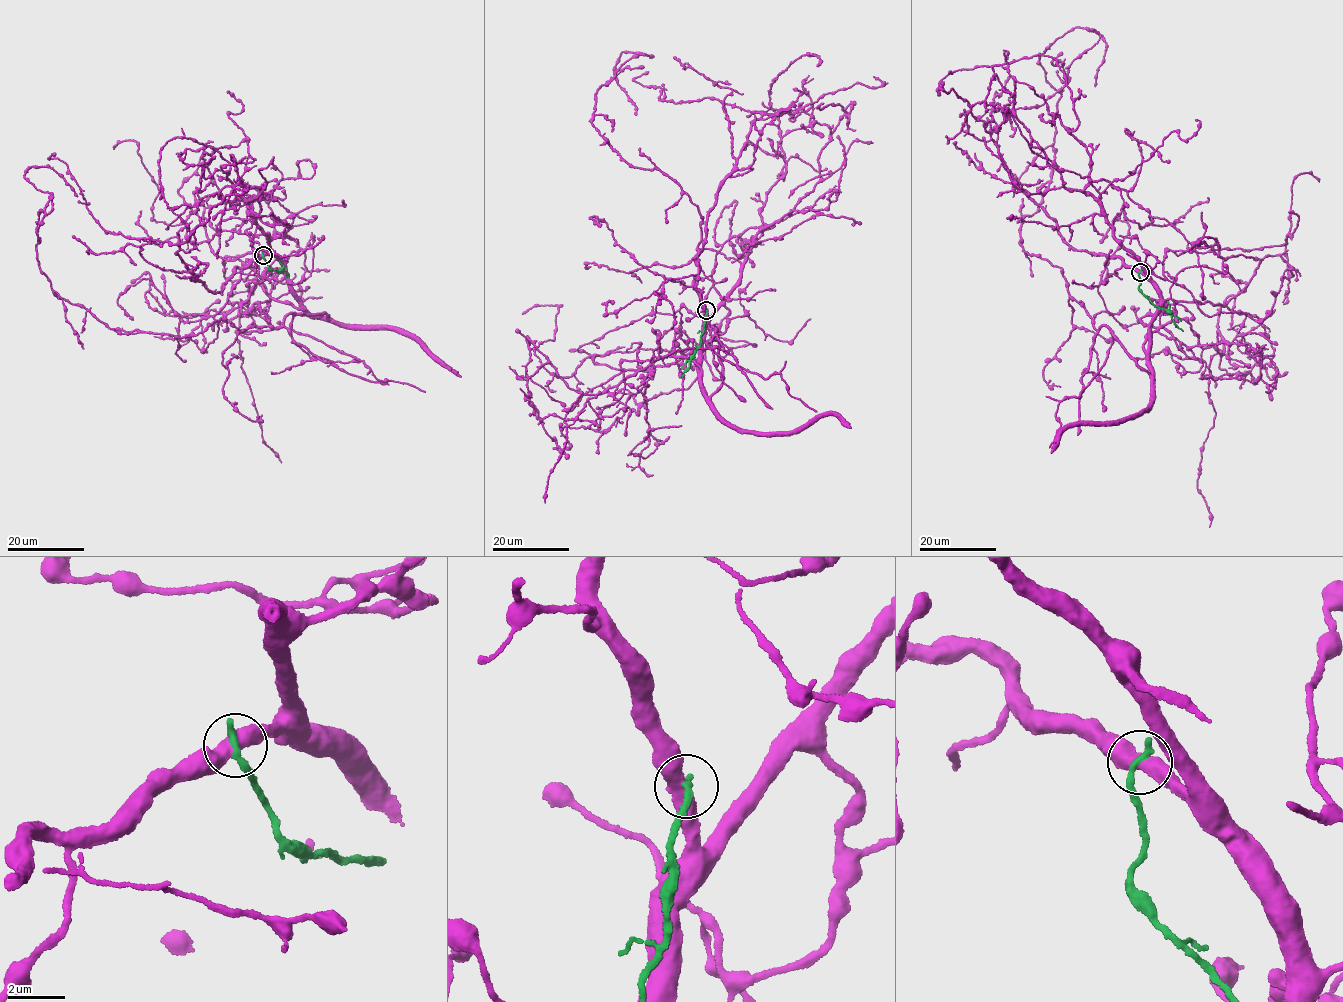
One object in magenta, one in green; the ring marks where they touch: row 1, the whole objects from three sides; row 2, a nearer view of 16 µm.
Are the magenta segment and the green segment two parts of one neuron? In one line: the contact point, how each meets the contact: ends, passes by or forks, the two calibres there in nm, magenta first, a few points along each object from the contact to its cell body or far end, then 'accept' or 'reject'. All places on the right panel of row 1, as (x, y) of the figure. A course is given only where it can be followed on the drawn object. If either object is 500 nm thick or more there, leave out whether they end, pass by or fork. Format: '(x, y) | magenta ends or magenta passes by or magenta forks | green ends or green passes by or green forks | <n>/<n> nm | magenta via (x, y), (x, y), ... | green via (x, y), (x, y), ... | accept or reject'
(1140, 272) | 500/320 nm | magenta via (1140, 272), (1159, 300), (1150, 374), (1019, 243), (1055, 161), (1040, 55), (1076, 27), (1103, 35), (1094, 86) | green via (1140, 272), (1139, 286), (1142, 294), (1170, 314), (1175, 325), (1183, 331) | reject

